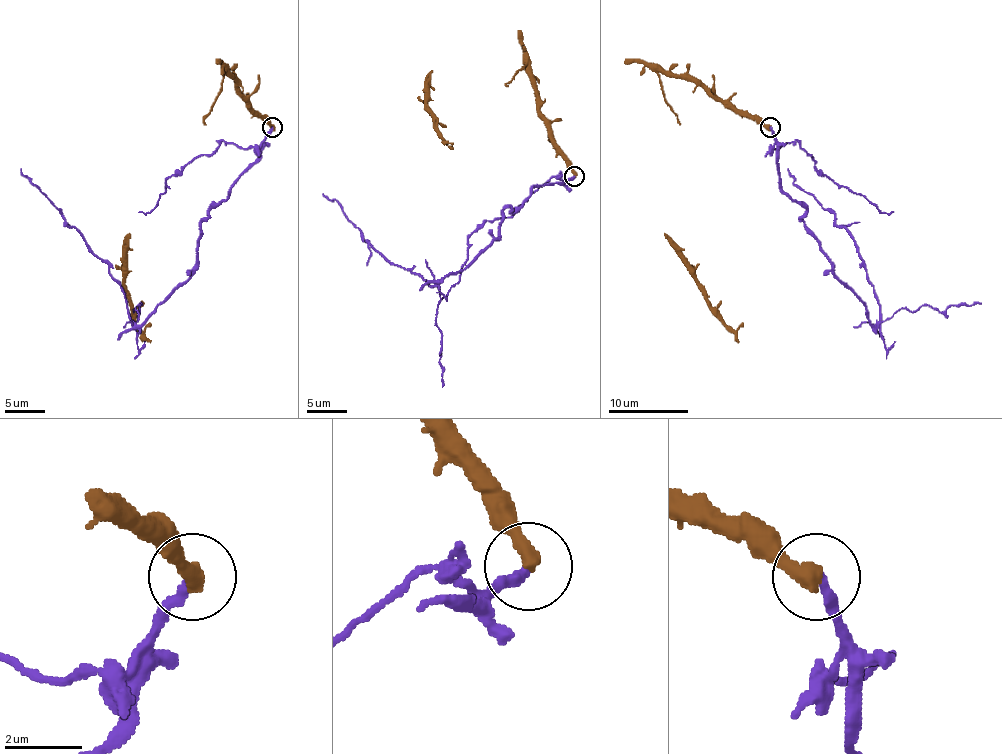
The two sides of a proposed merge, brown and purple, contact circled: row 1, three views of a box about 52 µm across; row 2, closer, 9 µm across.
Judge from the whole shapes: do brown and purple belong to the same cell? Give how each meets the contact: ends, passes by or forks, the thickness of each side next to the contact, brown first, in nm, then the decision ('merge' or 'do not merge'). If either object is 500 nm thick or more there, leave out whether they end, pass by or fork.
brown ends there; purple ends there; 440 nm thick on the brown side, 240 nm on the other; do not merge

